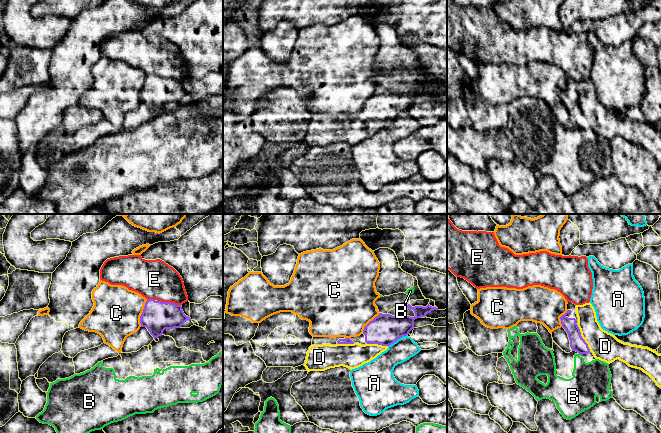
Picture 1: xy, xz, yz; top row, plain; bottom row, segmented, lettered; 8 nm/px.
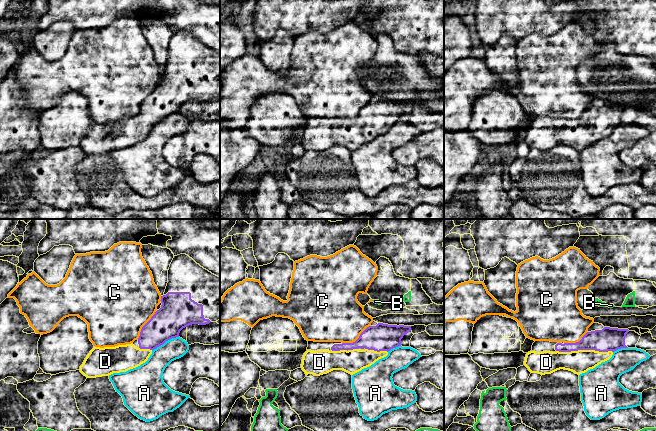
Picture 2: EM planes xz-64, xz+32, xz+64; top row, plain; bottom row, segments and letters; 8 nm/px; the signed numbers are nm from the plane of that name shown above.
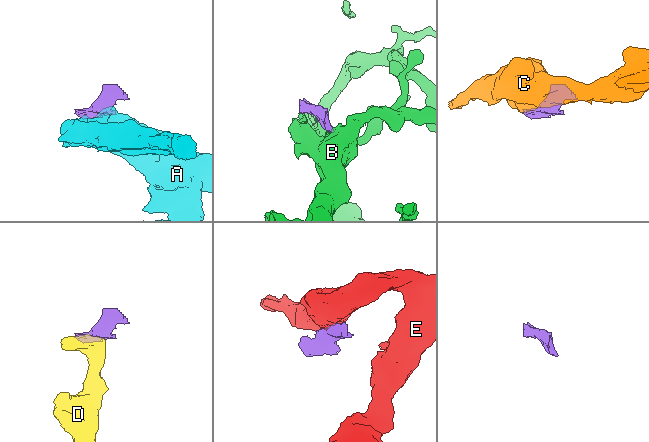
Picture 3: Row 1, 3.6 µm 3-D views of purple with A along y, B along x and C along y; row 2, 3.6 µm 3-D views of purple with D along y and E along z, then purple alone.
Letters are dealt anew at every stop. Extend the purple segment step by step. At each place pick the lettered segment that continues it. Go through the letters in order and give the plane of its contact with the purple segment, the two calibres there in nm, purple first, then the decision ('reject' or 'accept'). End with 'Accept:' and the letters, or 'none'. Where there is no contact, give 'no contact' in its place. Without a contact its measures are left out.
A: meets purple in xz; 260 nm thick on the purple side, 180 nm on the other; reject
B: meets purple in yz; 120 nm thick on the purple side, 280 nm on the other; reject
C: meets purple in xy; 240 nm thick on the purple side, 380 nm on the other; reject
D: meets purple in yz; 120 nm thick on the purple side, 220 nm on the other; accept
E: meets purple in xy; 240 nm thick on the purple side, 320 nm on the other; reject
Accept: D

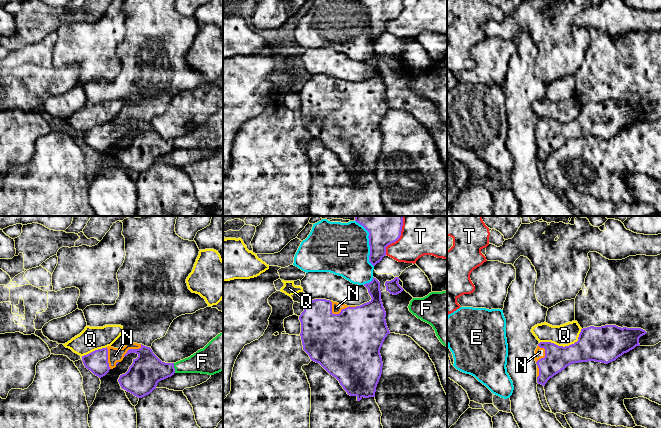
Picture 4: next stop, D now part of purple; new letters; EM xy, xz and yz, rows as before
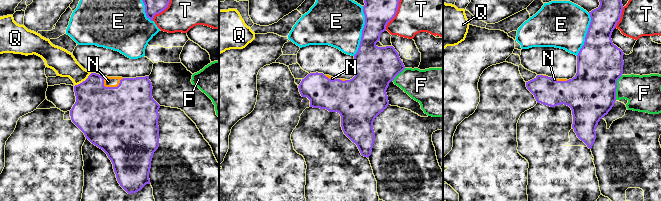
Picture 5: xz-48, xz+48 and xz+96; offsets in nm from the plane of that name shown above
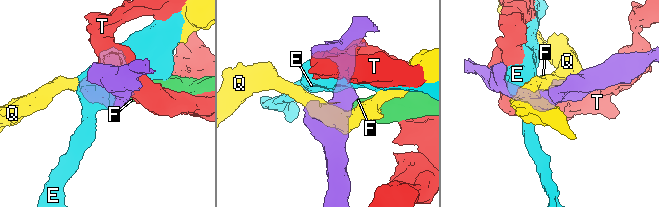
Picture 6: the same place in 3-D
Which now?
E: meets purple in xz; 340 nm thick on the purple side, 420 nm on the other; reject
F: meets purple in xy; 260 nm thick on the purple side, 200 nm on the other; reject
N: meets purple in xz; 500 nm thick on the purple side, 80 nm on the other; accept
Q: meets purple in yz; 280 nm thick on the purple side, 180 nm on the other; reject
T: meets purple in xz; 340 nm thick on the purple side, 420 nm on the other; reject
Accept: N

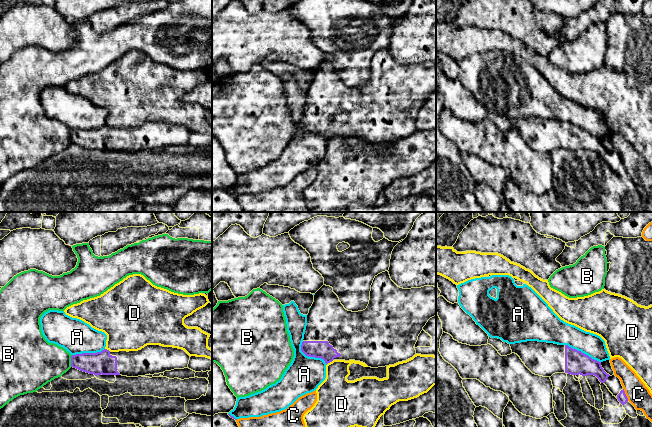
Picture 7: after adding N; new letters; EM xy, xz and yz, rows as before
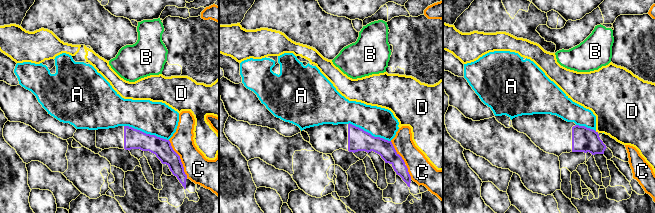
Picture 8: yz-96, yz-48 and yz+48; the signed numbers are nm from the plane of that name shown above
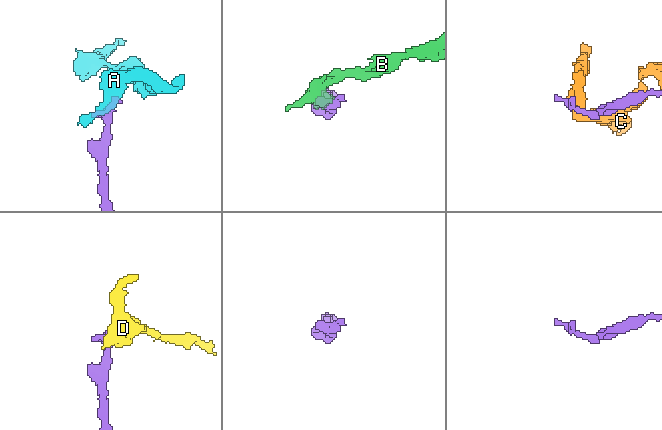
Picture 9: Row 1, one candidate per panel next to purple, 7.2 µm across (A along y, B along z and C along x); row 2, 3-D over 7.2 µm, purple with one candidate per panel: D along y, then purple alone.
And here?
A: meets purple in xz; 140 nm thick on the purple side, 280 nm on the other; reject
B: meets purple in xy; 180 nm thick on the purple side, 340 nm on the other; reject
C: meets purple in yz; 80 nm thick on the purple side, 180 nm on the other; reject
D: meets purple in xz; 140 nm thick on the purple side, 260 nm on the other; reject
Accept: none

